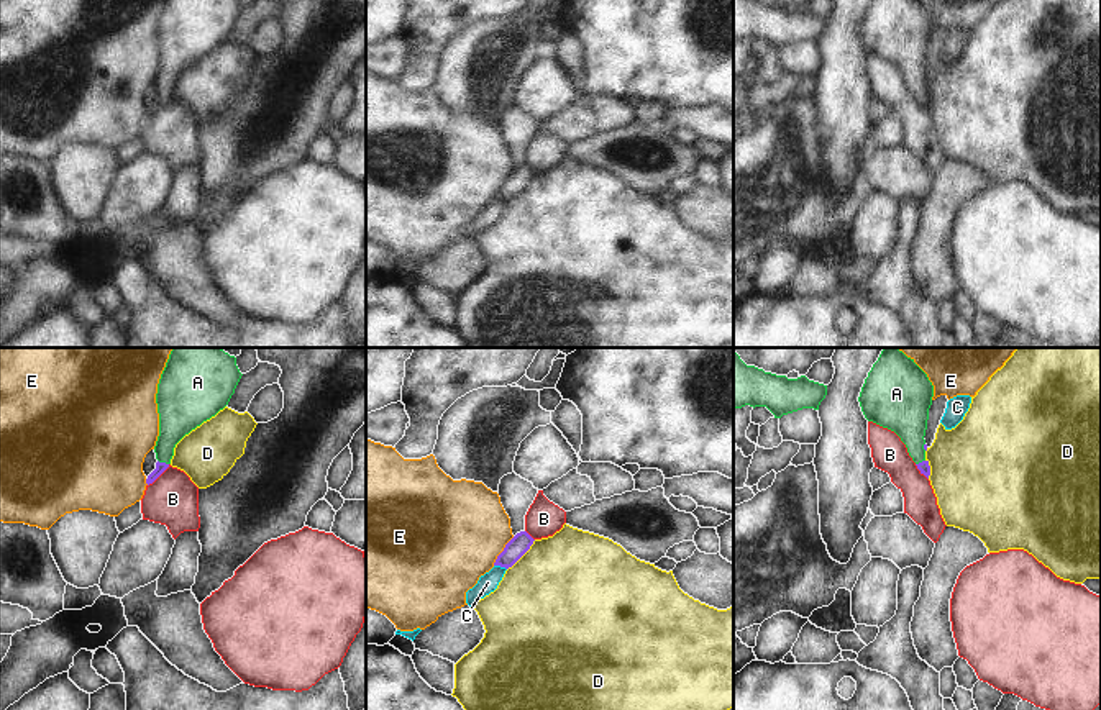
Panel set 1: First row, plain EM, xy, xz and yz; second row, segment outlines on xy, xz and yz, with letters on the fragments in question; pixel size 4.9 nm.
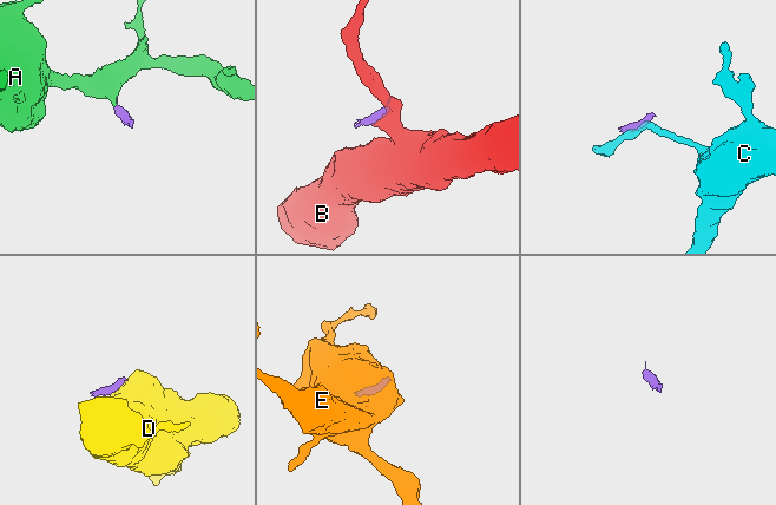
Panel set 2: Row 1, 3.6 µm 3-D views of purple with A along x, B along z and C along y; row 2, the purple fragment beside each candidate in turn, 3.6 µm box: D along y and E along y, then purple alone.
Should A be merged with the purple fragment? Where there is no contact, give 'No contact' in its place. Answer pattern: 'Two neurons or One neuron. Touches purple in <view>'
One neuron. Touches purple in xy.

